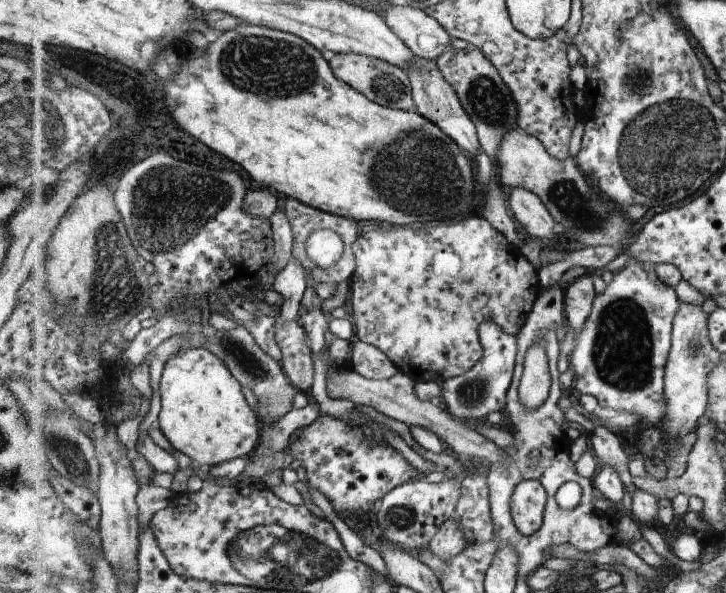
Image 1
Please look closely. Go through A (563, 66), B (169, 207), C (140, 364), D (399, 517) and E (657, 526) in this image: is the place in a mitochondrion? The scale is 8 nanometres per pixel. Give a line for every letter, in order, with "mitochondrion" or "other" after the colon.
A: other
B: mitochondrion
C: other
D: mitochondrion
E: other

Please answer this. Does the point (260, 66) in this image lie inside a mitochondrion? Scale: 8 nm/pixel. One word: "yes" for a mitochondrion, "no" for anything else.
yes

